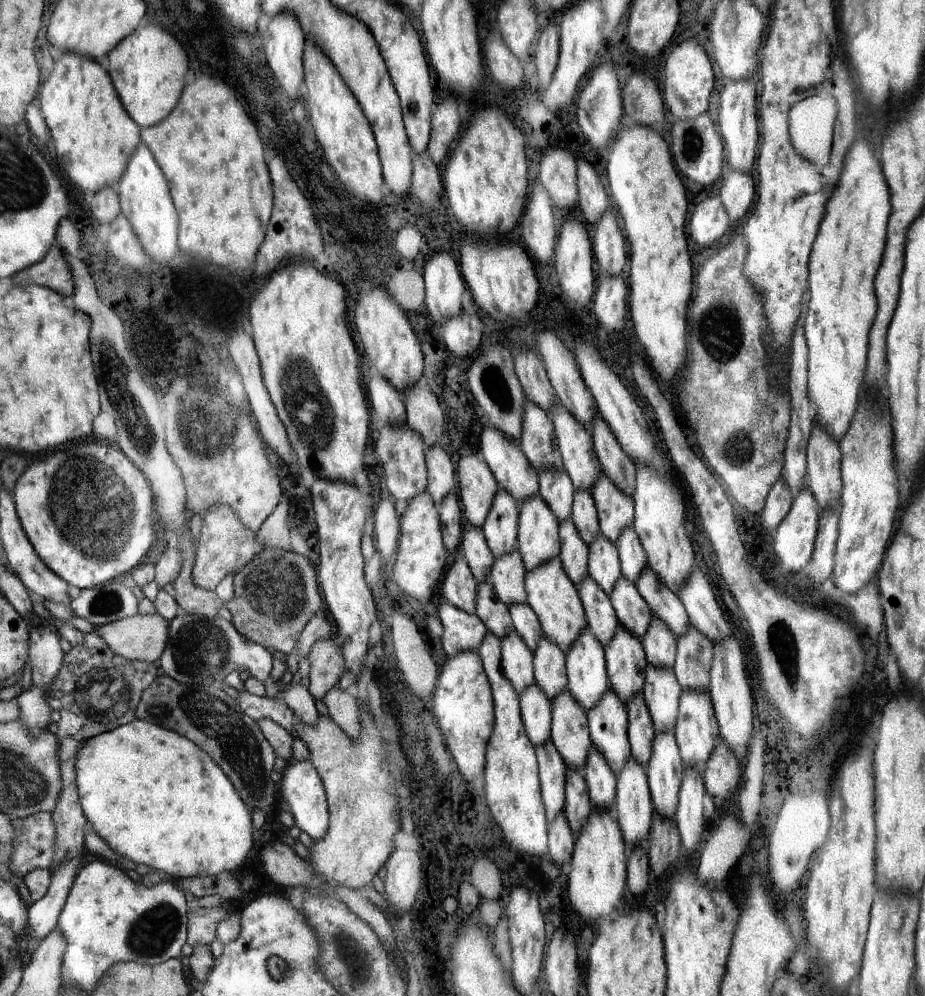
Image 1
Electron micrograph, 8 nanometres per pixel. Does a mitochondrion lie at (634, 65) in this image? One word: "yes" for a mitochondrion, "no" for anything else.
no

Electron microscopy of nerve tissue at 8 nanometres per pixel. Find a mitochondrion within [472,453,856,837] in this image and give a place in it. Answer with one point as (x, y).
(785, 626)

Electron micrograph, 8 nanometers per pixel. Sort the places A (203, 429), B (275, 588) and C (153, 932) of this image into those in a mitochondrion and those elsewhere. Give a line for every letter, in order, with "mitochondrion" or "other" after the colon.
A: mitochondrion
B: mitochondrion
C: mitochondrion

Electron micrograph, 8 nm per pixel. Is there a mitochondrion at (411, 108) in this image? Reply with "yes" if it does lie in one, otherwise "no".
no

